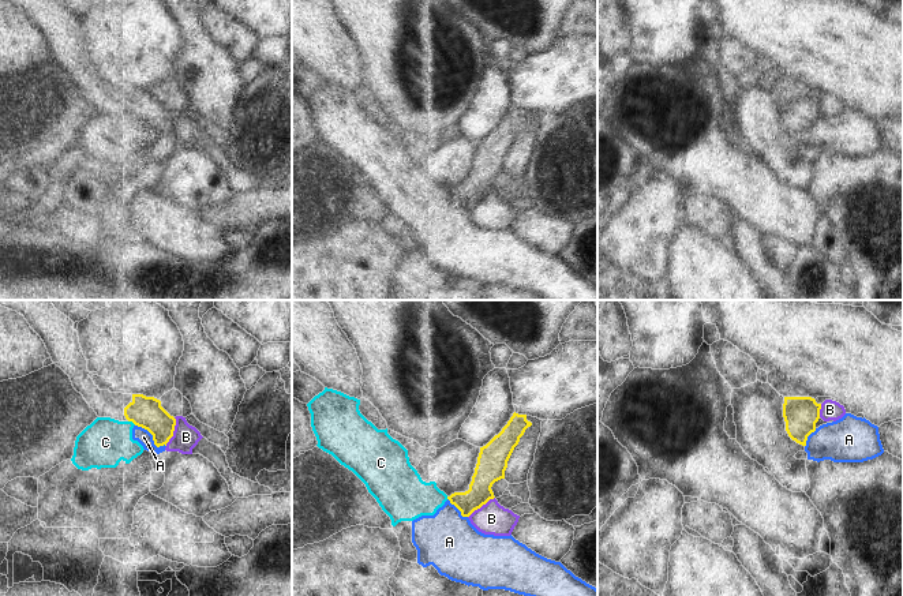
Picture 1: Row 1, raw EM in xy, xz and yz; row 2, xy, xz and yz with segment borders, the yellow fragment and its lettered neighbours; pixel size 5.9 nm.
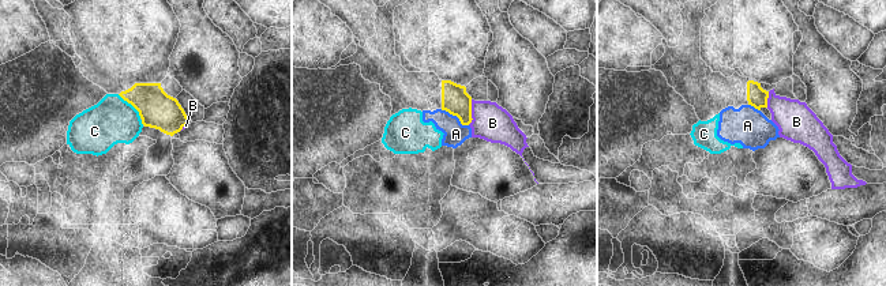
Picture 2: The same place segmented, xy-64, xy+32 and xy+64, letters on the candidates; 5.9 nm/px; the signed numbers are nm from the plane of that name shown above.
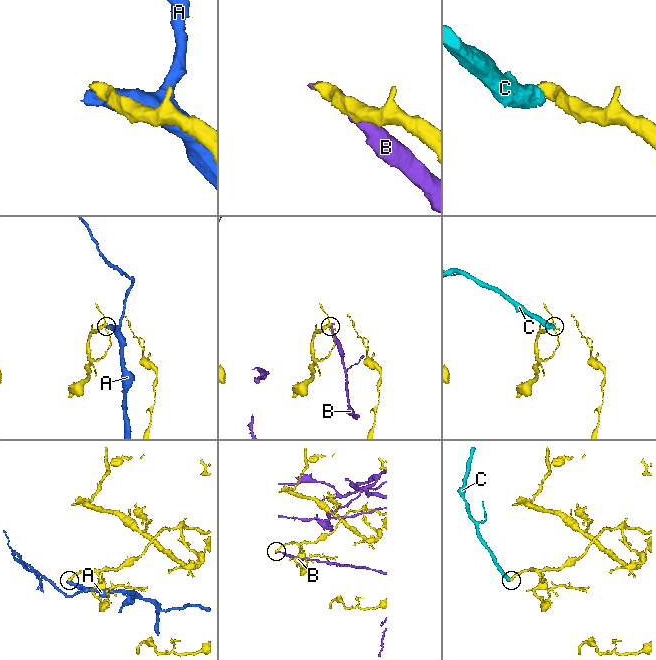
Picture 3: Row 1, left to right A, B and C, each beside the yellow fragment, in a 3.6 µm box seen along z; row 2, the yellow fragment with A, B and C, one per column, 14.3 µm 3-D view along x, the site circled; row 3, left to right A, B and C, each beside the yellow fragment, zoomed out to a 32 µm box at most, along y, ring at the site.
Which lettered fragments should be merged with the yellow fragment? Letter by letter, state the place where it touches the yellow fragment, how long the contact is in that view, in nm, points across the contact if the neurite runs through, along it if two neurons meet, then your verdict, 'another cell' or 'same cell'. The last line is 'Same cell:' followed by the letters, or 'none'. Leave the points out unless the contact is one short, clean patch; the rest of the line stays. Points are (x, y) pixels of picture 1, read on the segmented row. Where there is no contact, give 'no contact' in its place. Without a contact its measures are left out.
A: contact xy (153, 437); length 220 nm; another cell
B: contact xy (173, 430); length 180 nm; border xy (175, 418), (173, 435), (165, 445); another cell
C: contact xy (132, 422); length 50 nm; another cell
Same cell: none

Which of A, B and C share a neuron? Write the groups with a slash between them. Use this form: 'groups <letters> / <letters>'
groups A C / B

